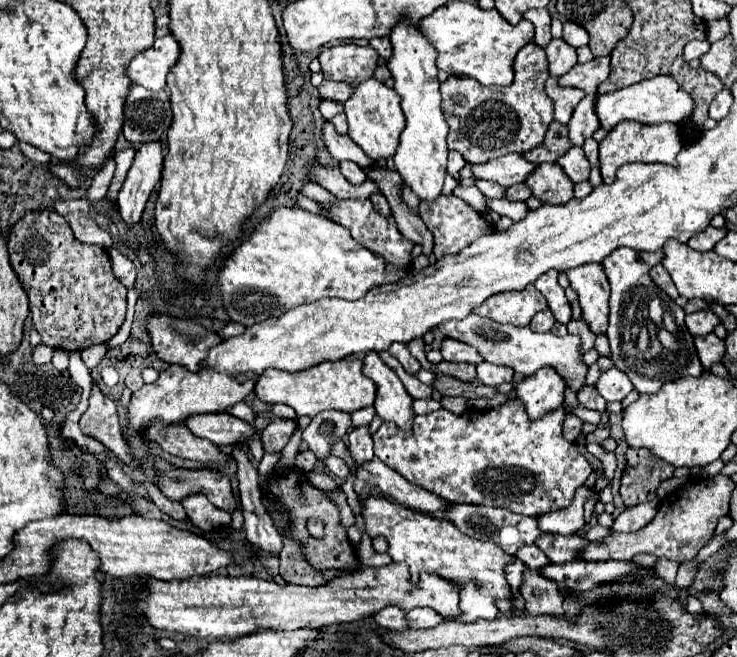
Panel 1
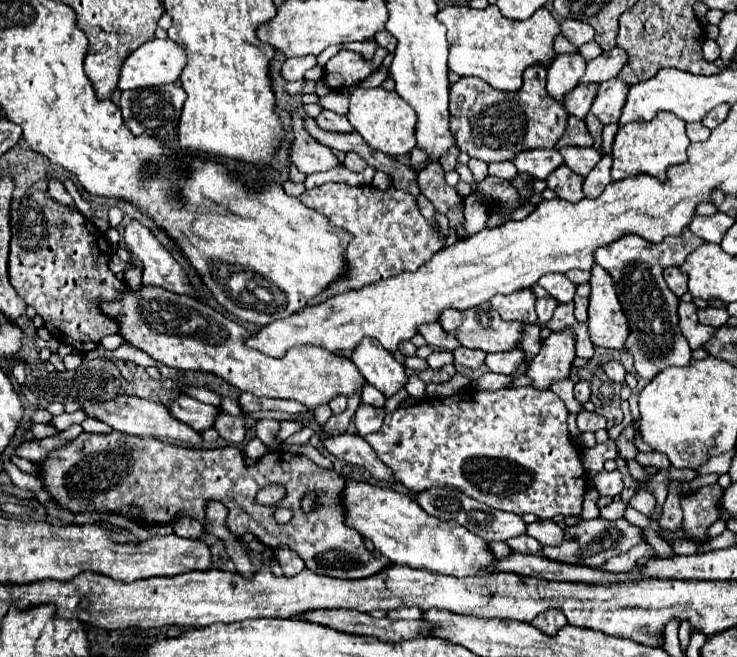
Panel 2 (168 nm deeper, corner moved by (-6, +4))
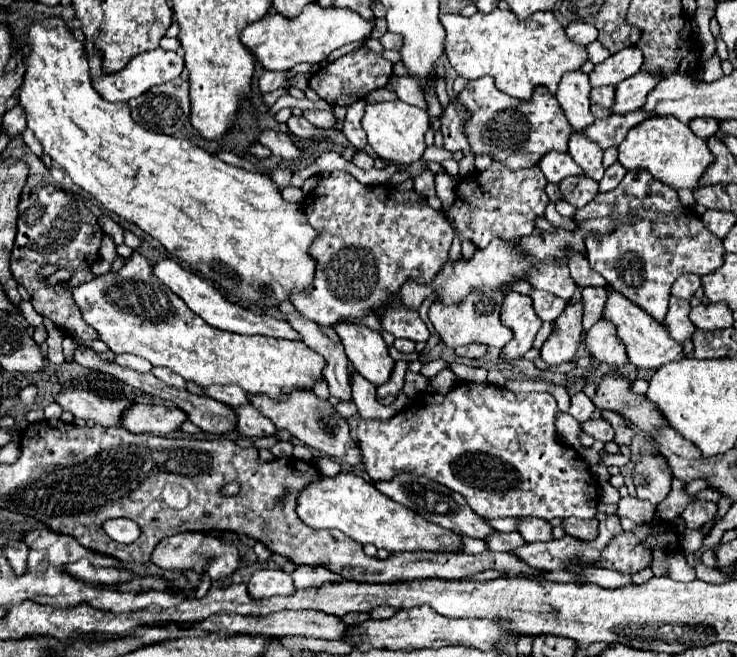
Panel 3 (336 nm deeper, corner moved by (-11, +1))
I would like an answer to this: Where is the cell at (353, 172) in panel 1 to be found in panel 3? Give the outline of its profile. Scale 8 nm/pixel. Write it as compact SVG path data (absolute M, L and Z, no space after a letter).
M356 151L354 157L352 157L352 163L354 163L356 167L368 171L368 169L374 167L374 157L372 157L370 153L366 153L366 151Z

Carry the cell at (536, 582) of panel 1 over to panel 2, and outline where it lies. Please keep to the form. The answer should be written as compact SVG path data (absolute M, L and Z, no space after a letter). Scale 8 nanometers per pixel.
M551 608L551 610L543 612L543 616L535 616L535 620L531 624L535 624L535 628L539 628L541 632L551 634L551 632L557 632L559 628L563 628L567 624L567 618L559 608Z

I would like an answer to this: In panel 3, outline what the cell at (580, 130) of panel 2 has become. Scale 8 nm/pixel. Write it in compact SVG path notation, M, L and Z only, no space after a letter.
M644 109L630 111L626 115L612 113L608 119L598 119L584 133L588 133L588 137L592 141L596 141L602 149L608 149L608 147L614 147L614 145L618 147L626 139L626 133L648 117L650 117L650 113L644 111Z

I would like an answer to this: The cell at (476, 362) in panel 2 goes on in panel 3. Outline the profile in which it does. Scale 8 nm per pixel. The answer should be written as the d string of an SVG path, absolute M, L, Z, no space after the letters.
M472 343L472 345L466 345L466 347L460 347L456 349L458 355L464 355L464 357L470 357L470 359L482 359L486 355L486 345L480 345L480 343Z

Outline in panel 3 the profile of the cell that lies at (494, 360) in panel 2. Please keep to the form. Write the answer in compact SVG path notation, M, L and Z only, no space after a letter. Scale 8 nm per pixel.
M508 293L504 297L504 303L502 303L500 321L506 327L512 327L512 333L514 333L512 341L502 349L502 353L510 359L524 357L524 353L532 347L534 335L542 327L542 321L536 315L528 295Z

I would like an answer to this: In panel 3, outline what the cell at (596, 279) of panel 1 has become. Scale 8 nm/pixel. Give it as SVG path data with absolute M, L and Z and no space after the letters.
M608 287L608 307L604 309L604 317L608 317L608 321L612 321L616 325L618 335L626 345L626 353L628 353L628 359L632 365L636 365L640 369L658 369L668 361L684 359L682 343L674 341L672 335L666 333L668 329L664 325L656 323L656 319L652 319L646 311L642 311L638 305L624 299L624 295L612 291L610 287Z

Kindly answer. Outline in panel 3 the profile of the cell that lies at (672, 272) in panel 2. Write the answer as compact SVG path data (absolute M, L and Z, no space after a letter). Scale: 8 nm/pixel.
M692 273L680 275L680 277L676 279L676 283L672 285L672 295L680 297L680 299L690 299L700 285L702 285L702 283L700 283L700 277L698 277L698 275L692 275Z

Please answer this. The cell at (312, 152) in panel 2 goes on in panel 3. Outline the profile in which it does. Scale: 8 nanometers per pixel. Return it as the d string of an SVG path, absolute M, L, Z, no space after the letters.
M264 129L260 135L258 135L258 143L268 147L274 155L280 155L288 161L292 159L298 159L302 155L302 149L298 149L294 145L294 141L290 139L288 133L280 133L280 131L272 131L272 129Z

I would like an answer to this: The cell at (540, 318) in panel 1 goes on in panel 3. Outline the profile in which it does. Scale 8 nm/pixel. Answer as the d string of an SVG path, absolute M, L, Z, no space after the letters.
M532 289L528 293L528 297L532 299L532 307L534 307L534 311L538 313L538 317L542 321L554 321L560 315L560 311L564 311L564 305L566 305L564 299L552 295L548 291Z

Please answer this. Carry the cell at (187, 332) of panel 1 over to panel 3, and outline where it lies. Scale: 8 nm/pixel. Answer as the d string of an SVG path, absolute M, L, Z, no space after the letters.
M138 251L118 271L96 275L92 281L70 287L70 291L82 311L82 319L114 353L144 357L152 365L168 367L202 387L238 385L246 393L266 393L272 399L284 399L292 389L312 389L314 381L322 377L324 357L316 355L302 341L236 335L208 327L176 293L156 279L152 265Z

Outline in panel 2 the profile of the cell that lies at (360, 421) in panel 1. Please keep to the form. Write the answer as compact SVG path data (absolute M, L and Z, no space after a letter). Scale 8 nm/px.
M366 384L361 393L361 403L372 405L377 408L384 407L387 398L375 387Z

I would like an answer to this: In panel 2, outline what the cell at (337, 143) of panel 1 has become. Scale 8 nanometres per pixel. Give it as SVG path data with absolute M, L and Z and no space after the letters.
M323 110L315 120L317 120L317 126L325 132L343 132L343 134L355 132L355 128L349 124L347 116L339 116L331 110Z

